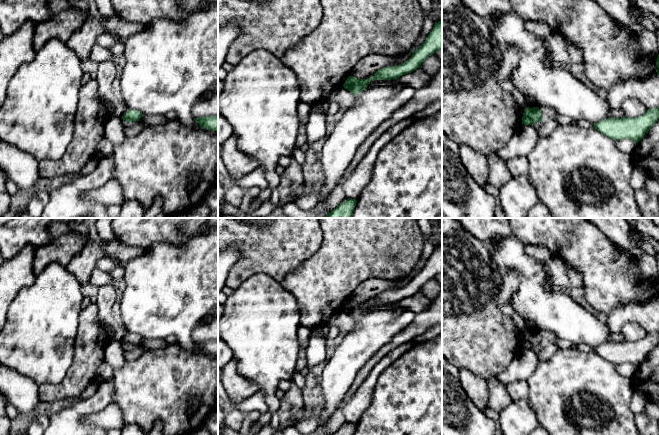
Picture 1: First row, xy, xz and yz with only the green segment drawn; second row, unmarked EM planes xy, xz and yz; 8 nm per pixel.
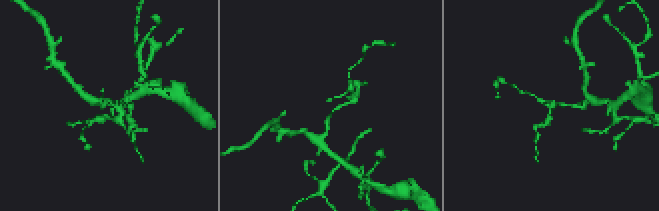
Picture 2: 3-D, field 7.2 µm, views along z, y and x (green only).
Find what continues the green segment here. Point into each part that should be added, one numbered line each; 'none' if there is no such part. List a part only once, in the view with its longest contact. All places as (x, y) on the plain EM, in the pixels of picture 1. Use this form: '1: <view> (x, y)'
none

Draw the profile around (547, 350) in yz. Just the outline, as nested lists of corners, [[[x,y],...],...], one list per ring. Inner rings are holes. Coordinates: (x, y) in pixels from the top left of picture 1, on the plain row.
[[[545,343],[541,346],[541,349],[537,352],[539,361],[546,361],[551,358],[559,348],[553,343]]]

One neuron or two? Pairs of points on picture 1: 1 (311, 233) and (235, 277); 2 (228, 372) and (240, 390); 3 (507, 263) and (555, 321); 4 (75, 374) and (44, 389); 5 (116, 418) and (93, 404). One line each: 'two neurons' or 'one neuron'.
1: one neuron
2: one neuron
3: one neuron
4: one neuron
5: two neurons

